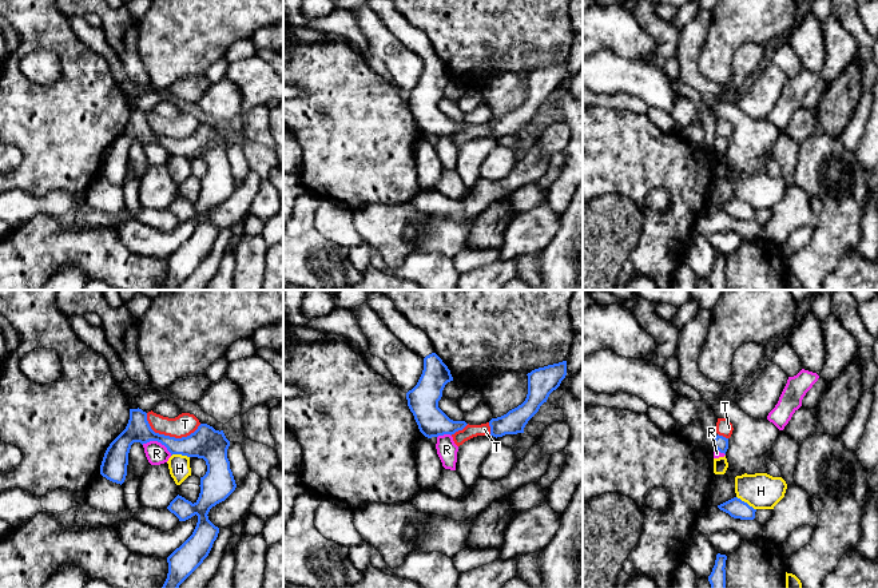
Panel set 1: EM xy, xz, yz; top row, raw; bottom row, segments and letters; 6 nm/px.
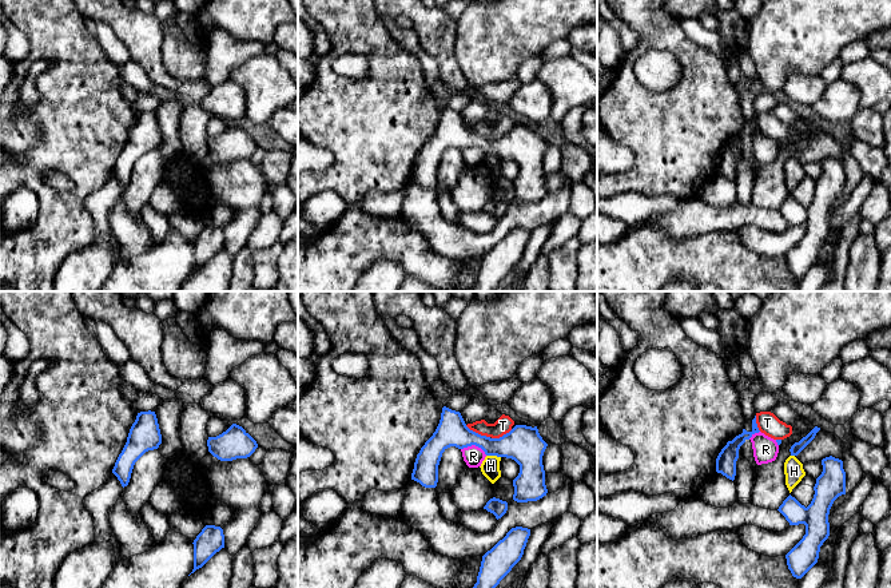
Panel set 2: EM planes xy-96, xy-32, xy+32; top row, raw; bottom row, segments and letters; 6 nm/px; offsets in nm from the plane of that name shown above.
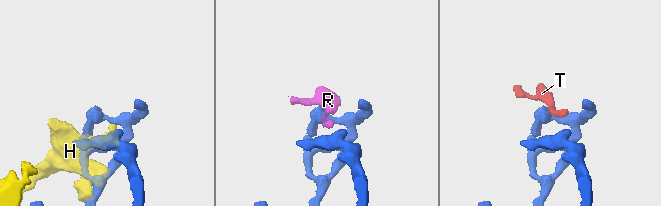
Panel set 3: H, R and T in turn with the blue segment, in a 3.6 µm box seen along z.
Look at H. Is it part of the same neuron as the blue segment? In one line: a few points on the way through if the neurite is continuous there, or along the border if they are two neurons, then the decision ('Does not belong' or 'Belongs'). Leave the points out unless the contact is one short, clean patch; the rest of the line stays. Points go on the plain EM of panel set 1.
Does not belong

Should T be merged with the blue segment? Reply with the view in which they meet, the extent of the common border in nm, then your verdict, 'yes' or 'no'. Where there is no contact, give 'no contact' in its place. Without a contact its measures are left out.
xy | 340 nm | no

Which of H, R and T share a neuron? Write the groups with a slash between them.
H / R / T

